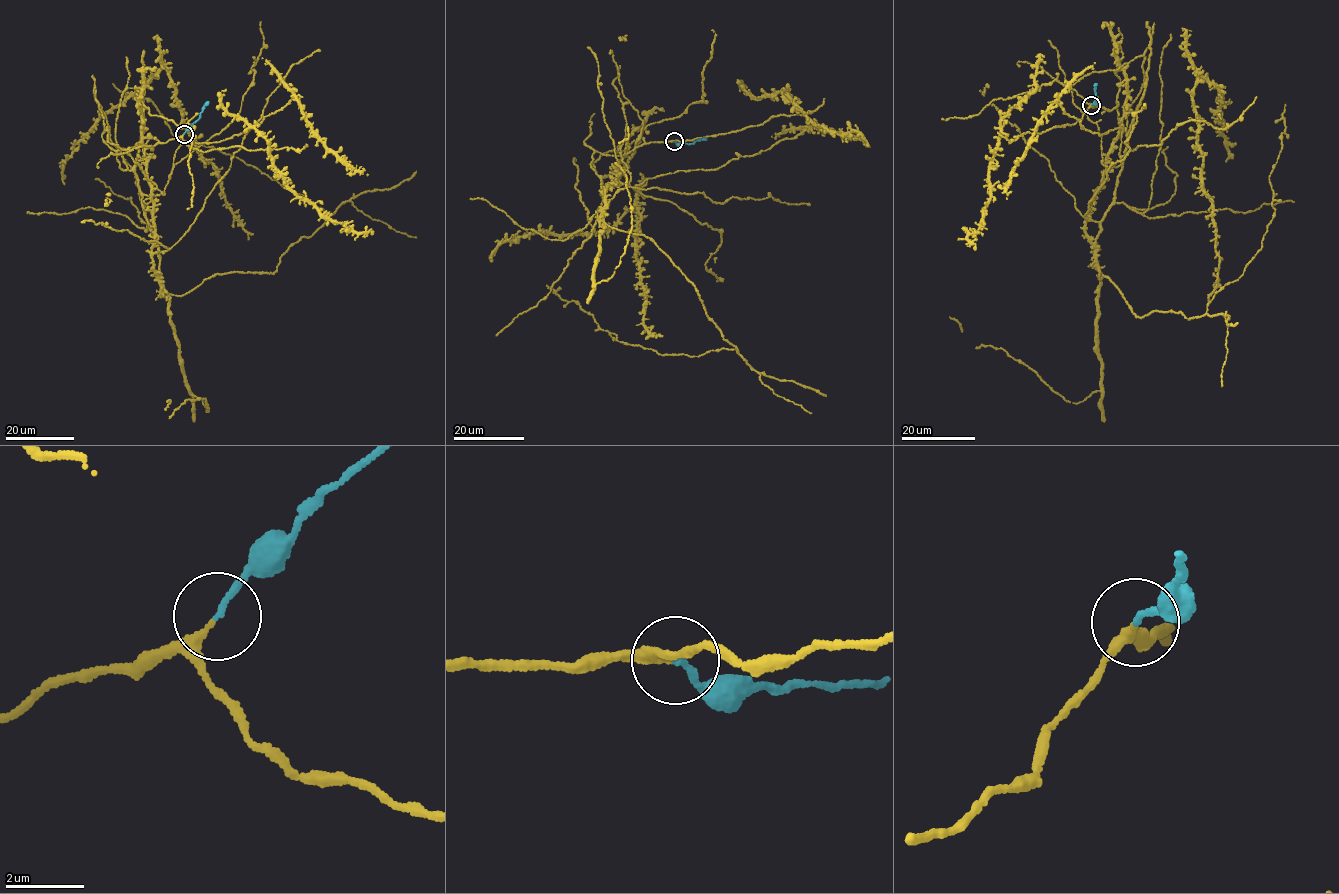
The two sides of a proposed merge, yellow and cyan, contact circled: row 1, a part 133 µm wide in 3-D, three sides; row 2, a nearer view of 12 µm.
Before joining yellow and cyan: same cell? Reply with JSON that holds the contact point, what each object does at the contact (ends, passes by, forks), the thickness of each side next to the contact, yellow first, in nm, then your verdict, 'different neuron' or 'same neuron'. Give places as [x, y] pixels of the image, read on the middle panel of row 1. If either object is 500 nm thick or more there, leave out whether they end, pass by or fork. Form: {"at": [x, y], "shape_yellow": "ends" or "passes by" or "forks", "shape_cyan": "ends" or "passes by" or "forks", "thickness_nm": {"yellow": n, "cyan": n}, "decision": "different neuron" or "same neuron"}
{"at": [674, 141], "shape_yellow": "passes by", "shape_cyan": "ends", "thickness_nm": {"yellow": 180, "cyan": 140}, "decision": "same neuron"}

